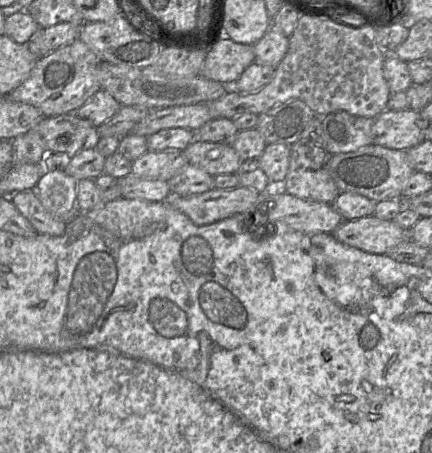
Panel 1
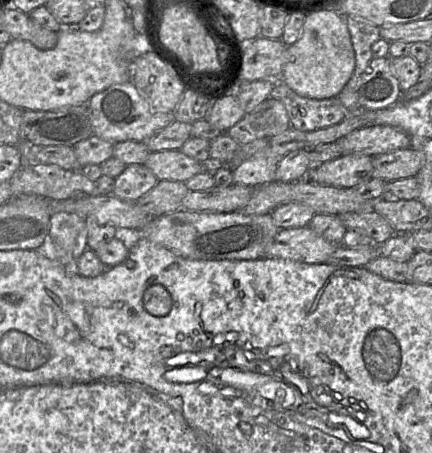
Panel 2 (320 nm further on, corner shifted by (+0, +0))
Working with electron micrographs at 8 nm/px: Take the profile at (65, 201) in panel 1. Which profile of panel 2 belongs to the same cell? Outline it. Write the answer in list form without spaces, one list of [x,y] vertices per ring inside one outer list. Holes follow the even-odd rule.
[[[67,212],[52,213],[48,234],[39,250],[67,271],[76,273],[77,260],[87,249],[84,218]]]

